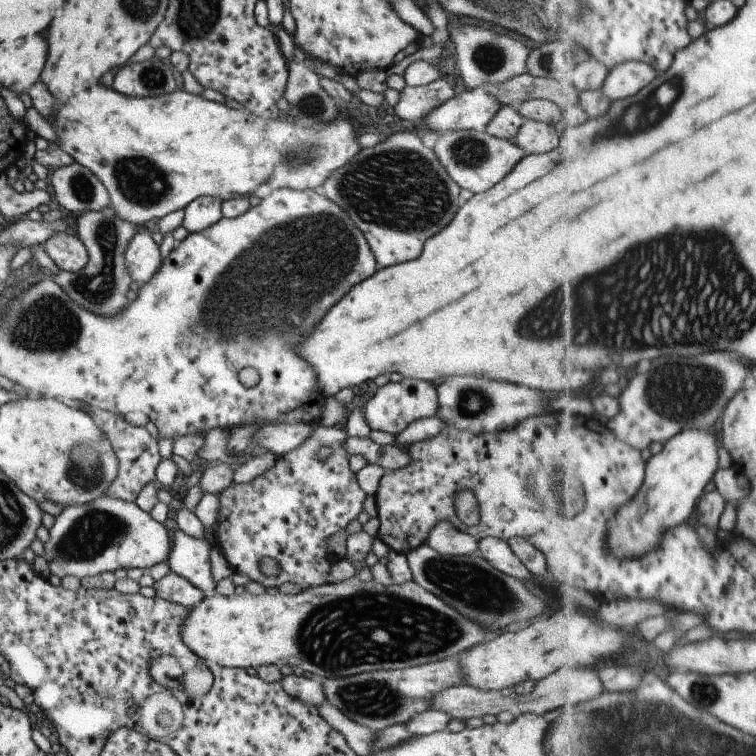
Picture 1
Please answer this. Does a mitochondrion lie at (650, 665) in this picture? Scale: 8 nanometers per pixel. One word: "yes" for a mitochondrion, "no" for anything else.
no

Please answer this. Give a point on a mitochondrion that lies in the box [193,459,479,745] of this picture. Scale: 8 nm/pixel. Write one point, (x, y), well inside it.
(373, 698)

